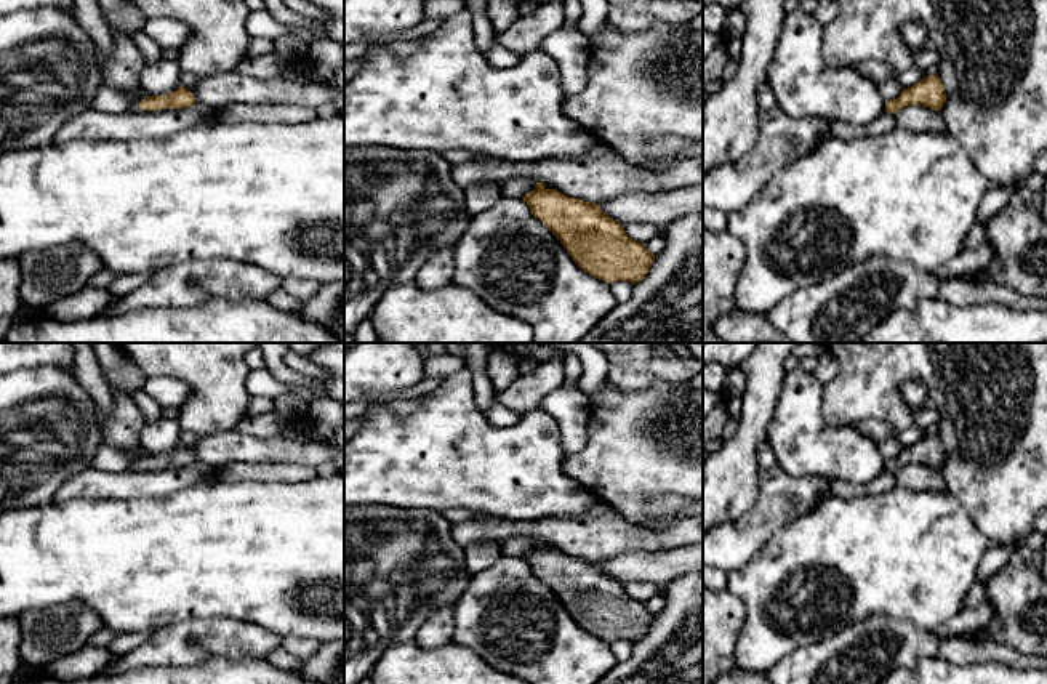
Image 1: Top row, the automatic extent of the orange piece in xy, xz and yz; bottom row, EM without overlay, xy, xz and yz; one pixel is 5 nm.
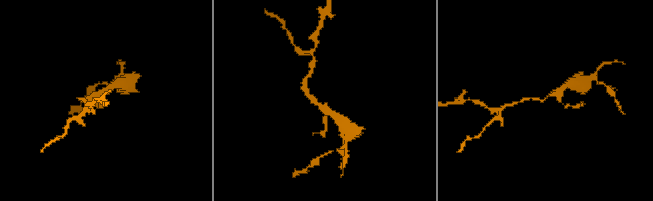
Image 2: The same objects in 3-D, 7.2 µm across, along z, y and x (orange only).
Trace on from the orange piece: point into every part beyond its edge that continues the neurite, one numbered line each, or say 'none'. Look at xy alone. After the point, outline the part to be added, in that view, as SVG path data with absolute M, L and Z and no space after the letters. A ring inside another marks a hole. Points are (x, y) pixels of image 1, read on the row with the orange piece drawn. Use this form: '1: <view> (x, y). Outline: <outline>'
none

